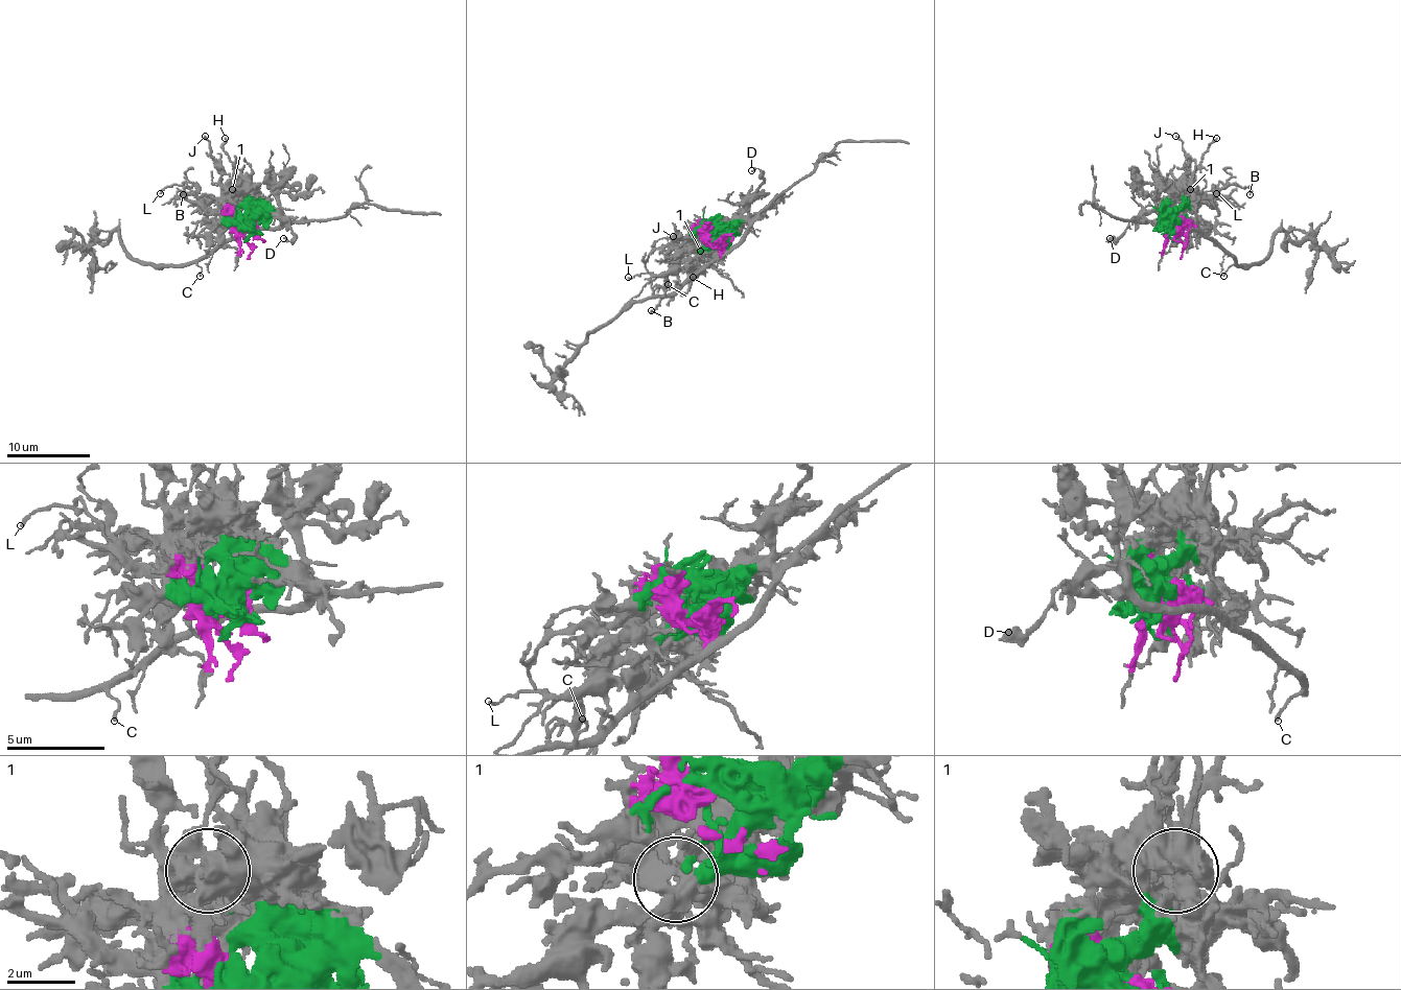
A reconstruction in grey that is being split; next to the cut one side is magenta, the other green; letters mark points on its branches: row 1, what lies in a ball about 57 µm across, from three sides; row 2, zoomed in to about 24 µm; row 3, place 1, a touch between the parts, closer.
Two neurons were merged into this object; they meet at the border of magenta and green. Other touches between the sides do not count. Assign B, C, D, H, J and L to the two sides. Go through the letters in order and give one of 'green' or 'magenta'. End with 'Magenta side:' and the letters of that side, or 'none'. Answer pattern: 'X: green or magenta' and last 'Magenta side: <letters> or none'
B: green
C: green
D: green
H: magenta
J: magenta
L: green
Magenta side: H, J

